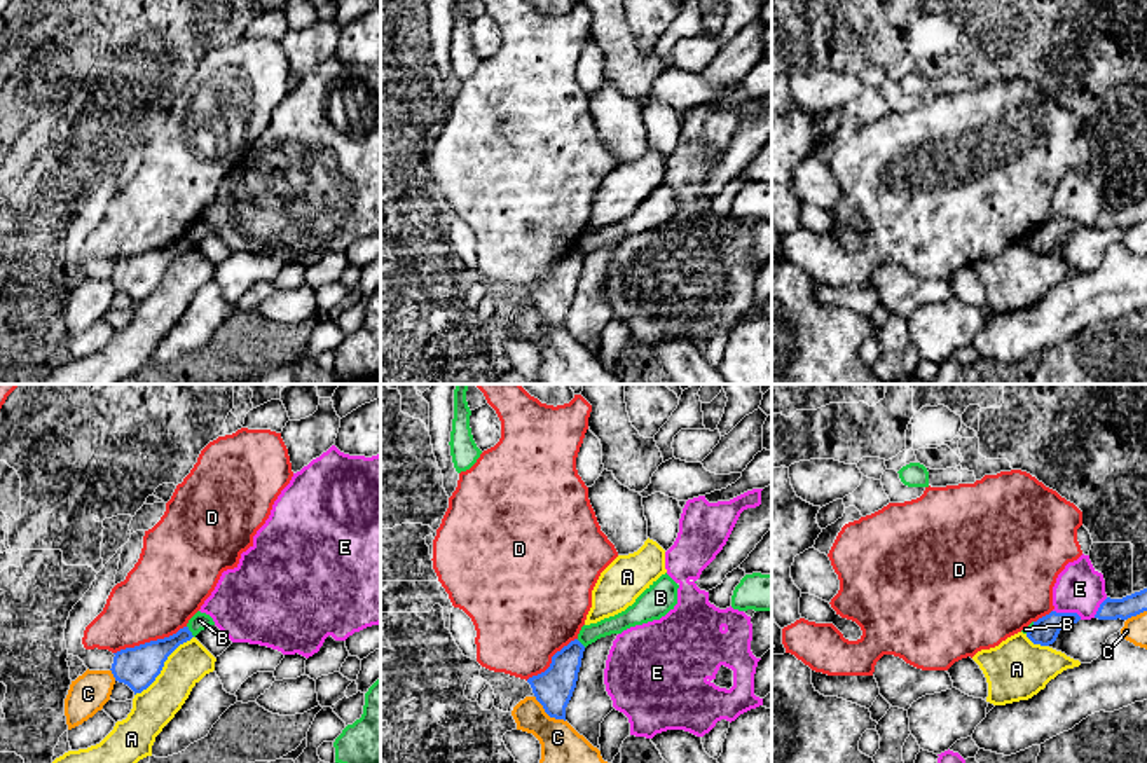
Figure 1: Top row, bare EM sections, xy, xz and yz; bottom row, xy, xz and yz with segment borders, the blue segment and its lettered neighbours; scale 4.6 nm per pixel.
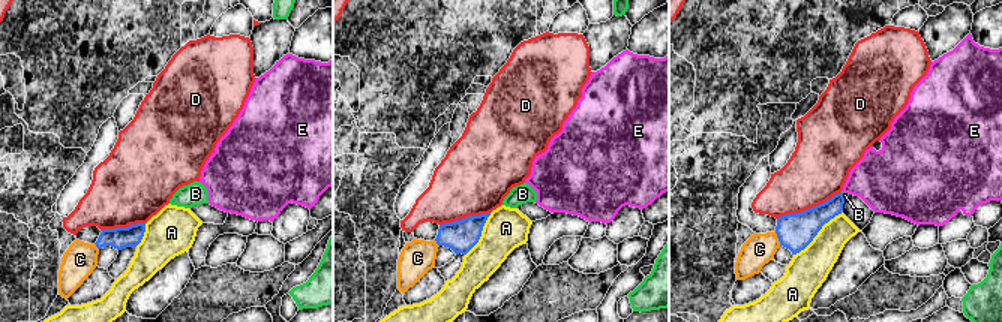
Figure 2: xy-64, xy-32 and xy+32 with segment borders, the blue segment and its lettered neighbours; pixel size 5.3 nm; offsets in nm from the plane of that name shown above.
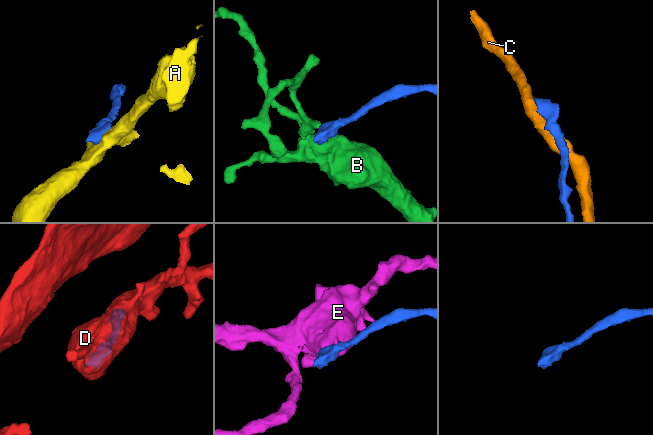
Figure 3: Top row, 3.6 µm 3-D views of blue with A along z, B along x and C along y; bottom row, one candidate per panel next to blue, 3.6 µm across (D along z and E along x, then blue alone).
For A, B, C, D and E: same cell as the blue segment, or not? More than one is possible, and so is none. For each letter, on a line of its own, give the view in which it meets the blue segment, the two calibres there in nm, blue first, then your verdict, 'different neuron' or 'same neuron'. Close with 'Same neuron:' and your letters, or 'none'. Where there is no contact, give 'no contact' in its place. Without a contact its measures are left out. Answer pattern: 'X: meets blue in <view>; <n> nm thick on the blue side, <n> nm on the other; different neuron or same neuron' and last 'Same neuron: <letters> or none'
A: meets blue in xy; 190 nm thick on the blue side, 190 nm on the other; different neuron
B: meets blue in xy; 160 nm thick on the blue side, 80 nm on the other; different neuron
C: meets blue in xz; 180 nm thick on the blue side, 260 nm on the other; different neuron
D: meets blue in xy; 190 nm thick on the blue side, 360 nm on the other; different neuron
E: meets blue in yz; 120 nm thick on the blue side, 220 nm on the other; different neuron
Same neuron: none

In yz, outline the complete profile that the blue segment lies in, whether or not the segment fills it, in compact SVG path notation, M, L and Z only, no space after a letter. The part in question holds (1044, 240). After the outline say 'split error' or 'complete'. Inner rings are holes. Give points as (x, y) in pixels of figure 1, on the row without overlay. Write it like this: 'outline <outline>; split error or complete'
outline M1051 220L1049 223L1034 230L1030 239L1027 241L1027 246L1034 253L1049 255L1056 250L1061 237L1074 234L1079 229L1081 229L1081 225L1077 222Z; complete

